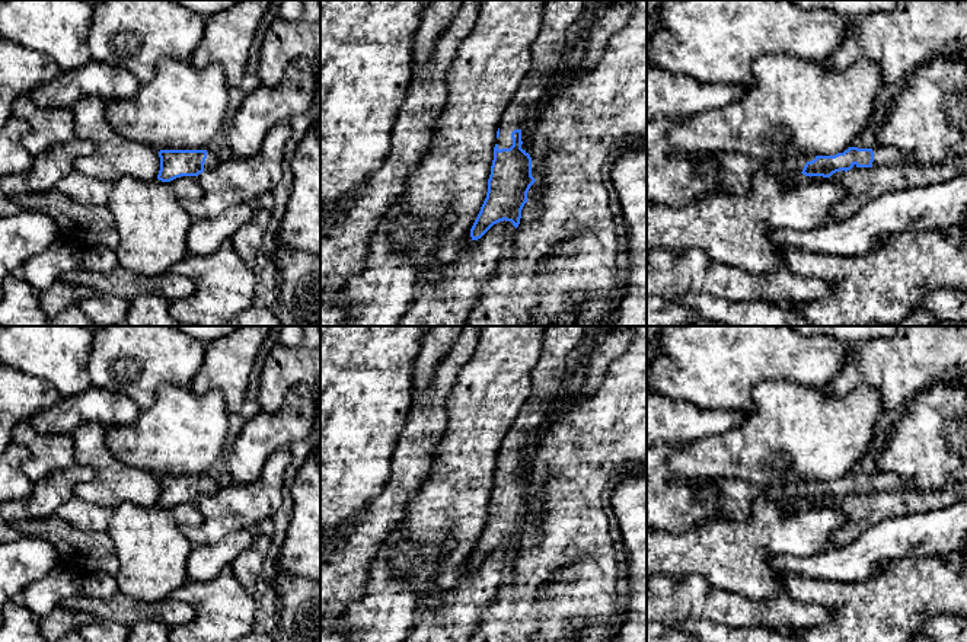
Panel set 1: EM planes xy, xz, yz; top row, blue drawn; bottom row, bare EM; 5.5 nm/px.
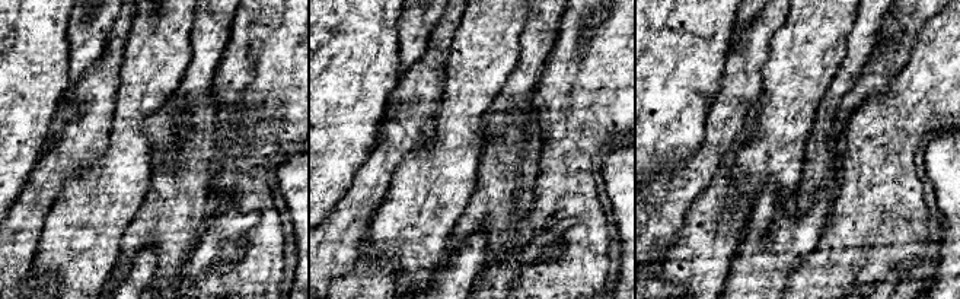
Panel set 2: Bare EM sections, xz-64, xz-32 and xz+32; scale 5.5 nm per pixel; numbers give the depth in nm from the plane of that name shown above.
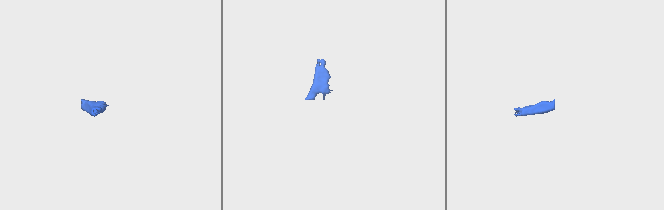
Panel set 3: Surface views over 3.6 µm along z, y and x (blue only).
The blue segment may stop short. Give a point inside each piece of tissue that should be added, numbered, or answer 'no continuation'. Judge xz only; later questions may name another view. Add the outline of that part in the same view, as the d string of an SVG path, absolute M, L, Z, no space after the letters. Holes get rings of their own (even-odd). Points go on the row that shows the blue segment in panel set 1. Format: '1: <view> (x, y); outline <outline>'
1: xz (559, 18); outline M546 0L540 32L532 47L532 68L500 124L500 150L513 146L511 132L523 130L529 121L529 109L546 93L556 70L564 64L572 31L581 20L584 7L585 0Z
2: xz (510, 230); outline M507 221L502 258L508 258L508 253L511 250L513 240L514 240L514 236L516 236L516 230L517 229L513 226L513 223Z

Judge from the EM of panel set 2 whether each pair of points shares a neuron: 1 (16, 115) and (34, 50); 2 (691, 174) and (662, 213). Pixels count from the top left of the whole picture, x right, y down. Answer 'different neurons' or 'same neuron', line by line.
1: same neuron
2: same neuron

